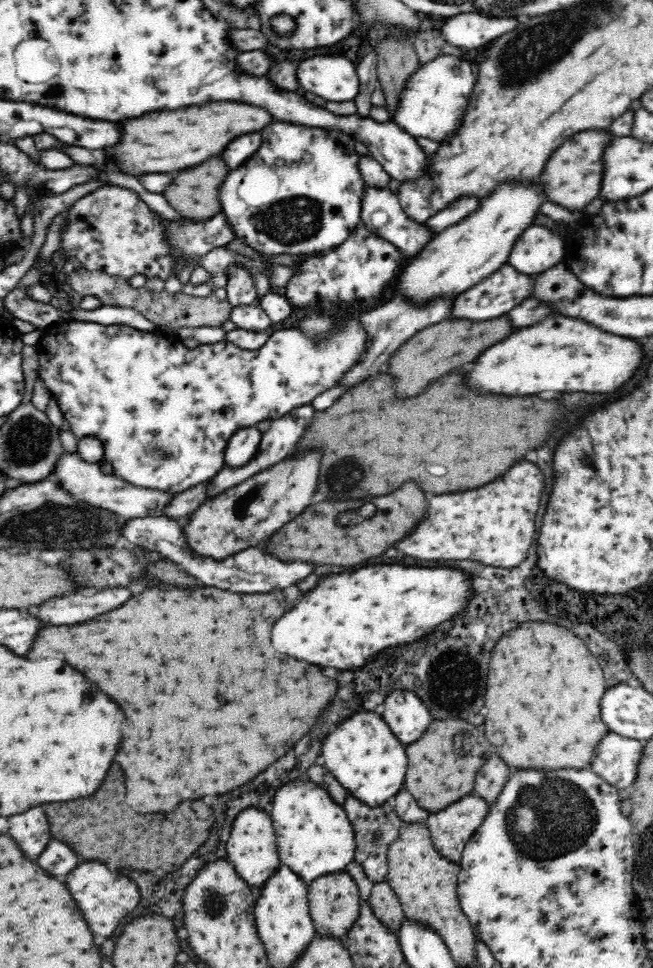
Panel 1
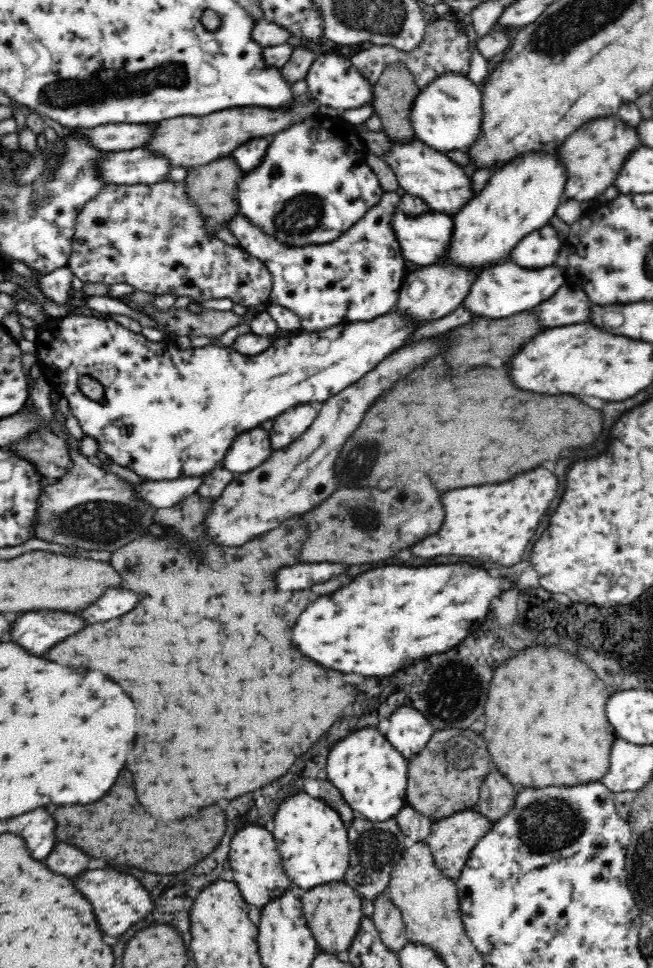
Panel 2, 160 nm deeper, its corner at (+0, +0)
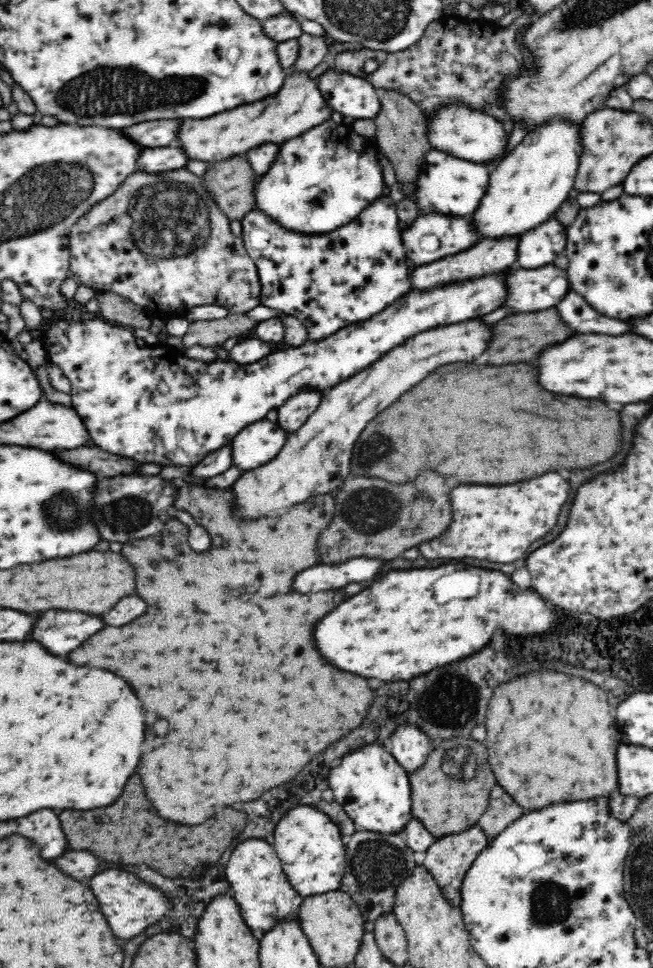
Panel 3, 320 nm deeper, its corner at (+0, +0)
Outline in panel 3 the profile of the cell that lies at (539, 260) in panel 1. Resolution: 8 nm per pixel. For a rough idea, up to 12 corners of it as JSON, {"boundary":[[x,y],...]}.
{"boundary":[[558,220],[523,232],[516,267],[540,268],[563,254]]}

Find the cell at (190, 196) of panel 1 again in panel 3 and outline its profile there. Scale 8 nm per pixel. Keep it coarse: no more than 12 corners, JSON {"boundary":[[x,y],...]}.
{"boundary":[[246,158],[204,176],[230,220],[256,209],[258,176]]}

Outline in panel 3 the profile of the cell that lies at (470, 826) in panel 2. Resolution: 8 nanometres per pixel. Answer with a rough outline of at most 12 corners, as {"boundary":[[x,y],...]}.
{"boundary":[[476,824],[440,837],[421,866],[444,899],[460,906],[461,886],[488,846]]}

